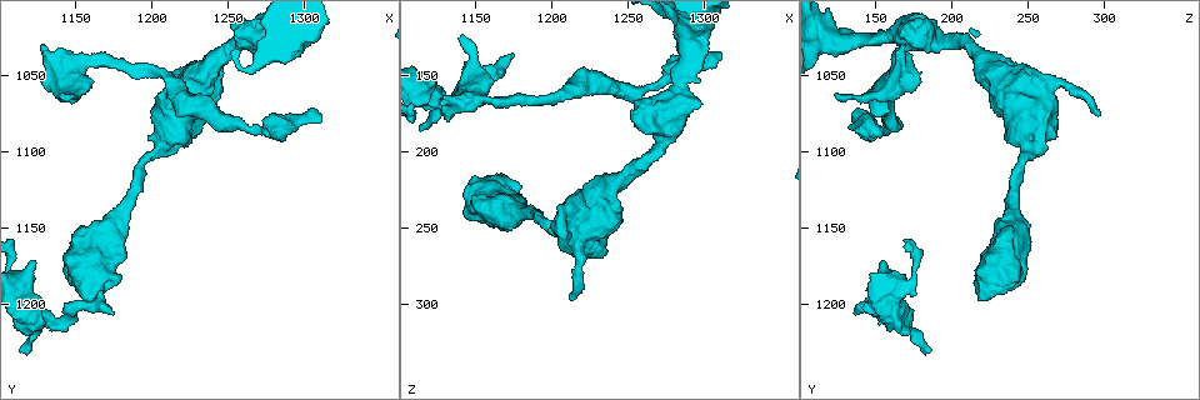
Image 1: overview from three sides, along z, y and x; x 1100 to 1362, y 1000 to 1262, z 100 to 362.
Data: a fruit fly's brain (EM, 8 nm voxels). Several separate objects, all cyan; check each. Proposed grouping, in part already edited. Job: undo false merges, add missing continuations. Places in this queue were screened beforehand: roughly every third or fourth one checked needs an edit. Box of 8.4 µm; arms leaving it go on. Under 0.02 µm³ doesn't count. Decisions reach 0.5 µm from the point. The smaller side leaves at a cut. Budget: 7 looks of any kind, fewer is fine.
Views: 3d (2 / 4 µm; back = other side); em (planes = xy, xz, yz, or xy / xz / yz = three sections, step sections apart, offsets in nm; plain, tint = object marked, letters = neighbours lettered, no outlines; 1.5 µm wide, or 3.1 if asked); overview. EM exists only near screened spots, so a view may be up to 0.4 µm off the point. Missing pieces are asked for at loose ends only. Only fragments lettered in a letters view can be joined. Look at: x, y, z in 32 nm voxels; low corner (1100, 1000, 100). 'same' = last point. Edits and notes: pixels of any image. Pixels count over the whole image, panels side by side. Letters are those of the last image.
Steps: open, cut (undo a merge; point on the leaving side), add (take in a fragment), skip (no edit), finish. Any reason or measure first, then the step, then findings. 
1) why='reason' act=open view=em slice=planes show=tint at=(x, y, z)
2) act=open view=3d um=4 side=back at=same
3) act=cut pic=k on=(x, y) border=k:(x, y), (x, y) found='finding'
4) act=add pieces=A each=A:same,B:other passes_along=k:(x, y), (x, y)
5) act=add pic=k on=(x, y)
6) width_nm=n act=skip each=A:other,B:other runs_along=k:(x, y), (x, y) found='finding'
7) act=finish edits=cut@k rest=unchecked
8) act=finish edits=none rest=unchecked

why='calibre changes' act=open view=em slice=planes show=tint at=(1218, 1058, 156)

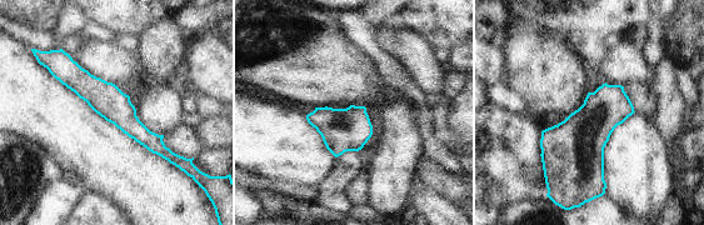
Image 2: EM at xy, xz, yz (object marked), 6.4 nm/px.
why='see the neighbours' act=open view=em slice=planes show=letters at=same

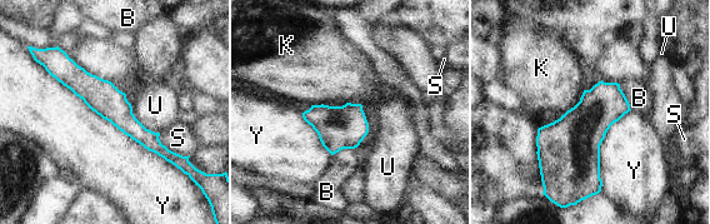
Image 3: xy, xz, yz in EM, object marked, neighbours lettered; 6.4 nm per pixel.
width_nm=200 act=skip each=B:other,K:other,S:other,U:other,Y:other runs_along=3:(65, 58), (94, 91), (168, 154) found='one cell here'

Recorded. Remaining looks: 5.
why='an open end' act=open view=em slice=yz step=4 show=tint at=(1212, 1076, 294)

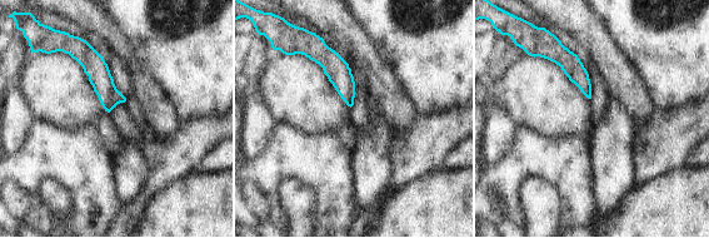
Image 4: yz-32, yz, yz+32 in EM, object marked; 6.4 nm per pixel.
why='see the neighbours' act=open view=em slice=yz step=4 show=letters at=same

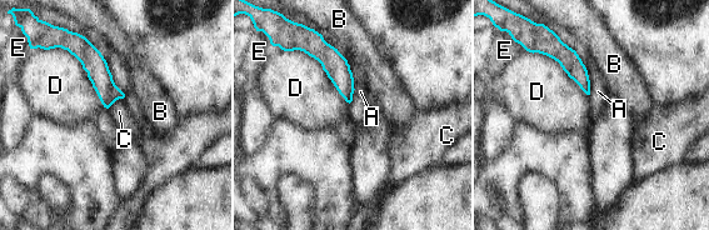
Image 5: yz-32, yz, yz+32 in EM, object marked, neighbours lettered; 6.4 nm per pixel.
act=skip each=A:other,B:other,C:other,D:other,E:other runs_along=5:(85, 46), (106, 90), (106, 104) found='no lettered fragment goes on from it'

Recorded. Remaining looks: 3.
why='free end' act=open view=3d um=2 side=back at=(1130, 1050, 178)

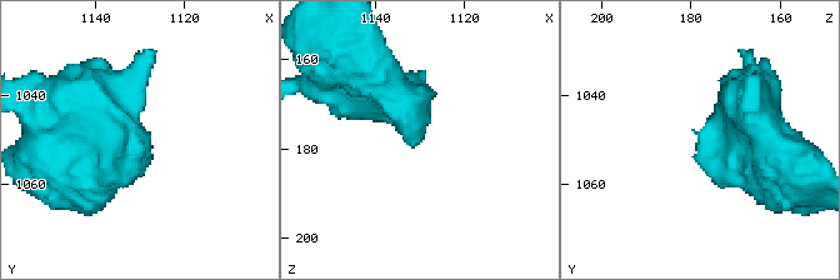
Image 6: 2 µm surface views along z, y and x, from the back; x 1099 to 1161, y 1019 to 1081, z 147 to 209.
why='now the EM' act=open view=em slice=planes show=letters at=(1131, 1049, 178)

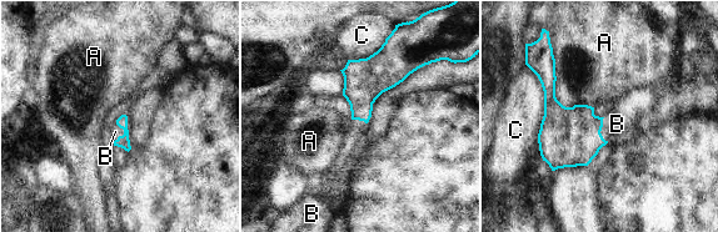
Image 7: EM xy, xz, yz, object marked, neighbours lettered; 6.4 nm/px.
act=add pieces=B each=A:other,B:same,C:other passes_along=7:(123, 141), (124, 132), (115, 131) found='it goes on there'

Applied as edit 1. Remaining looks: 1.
act=finish edits=add@7 rest=unchecked

